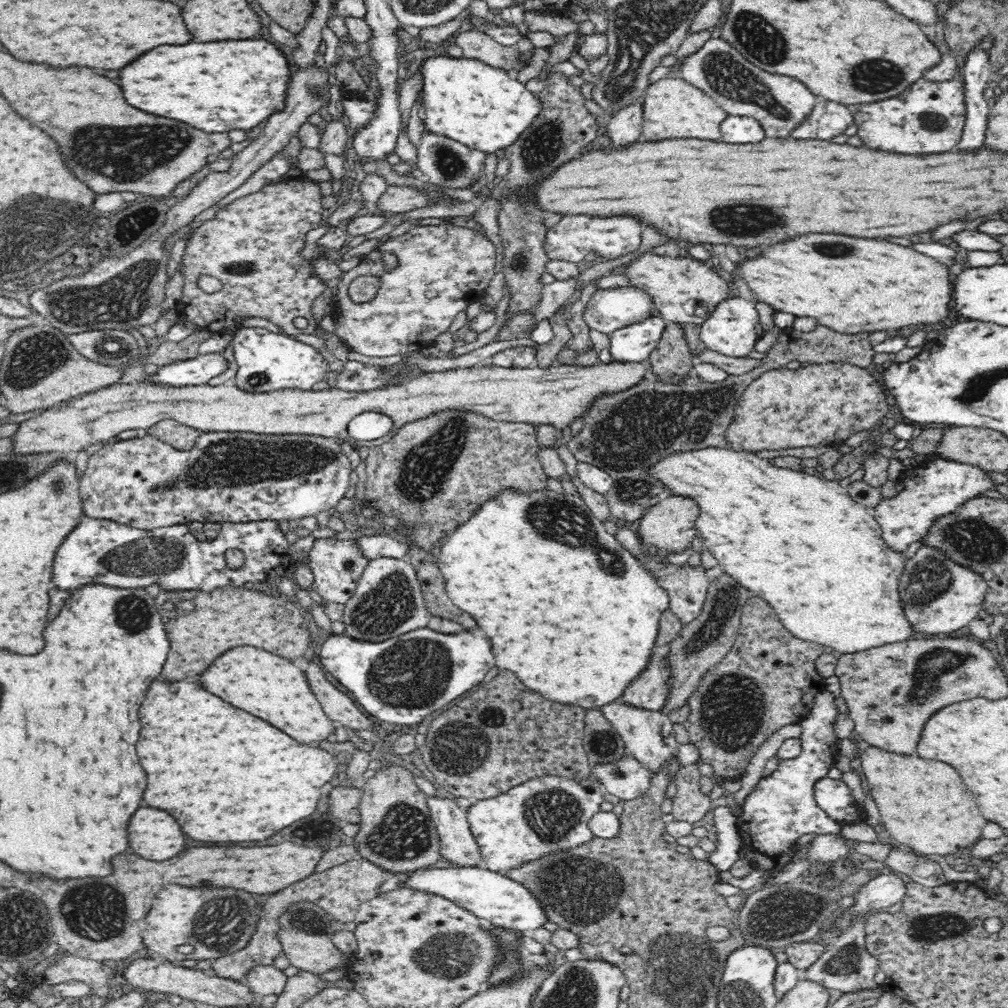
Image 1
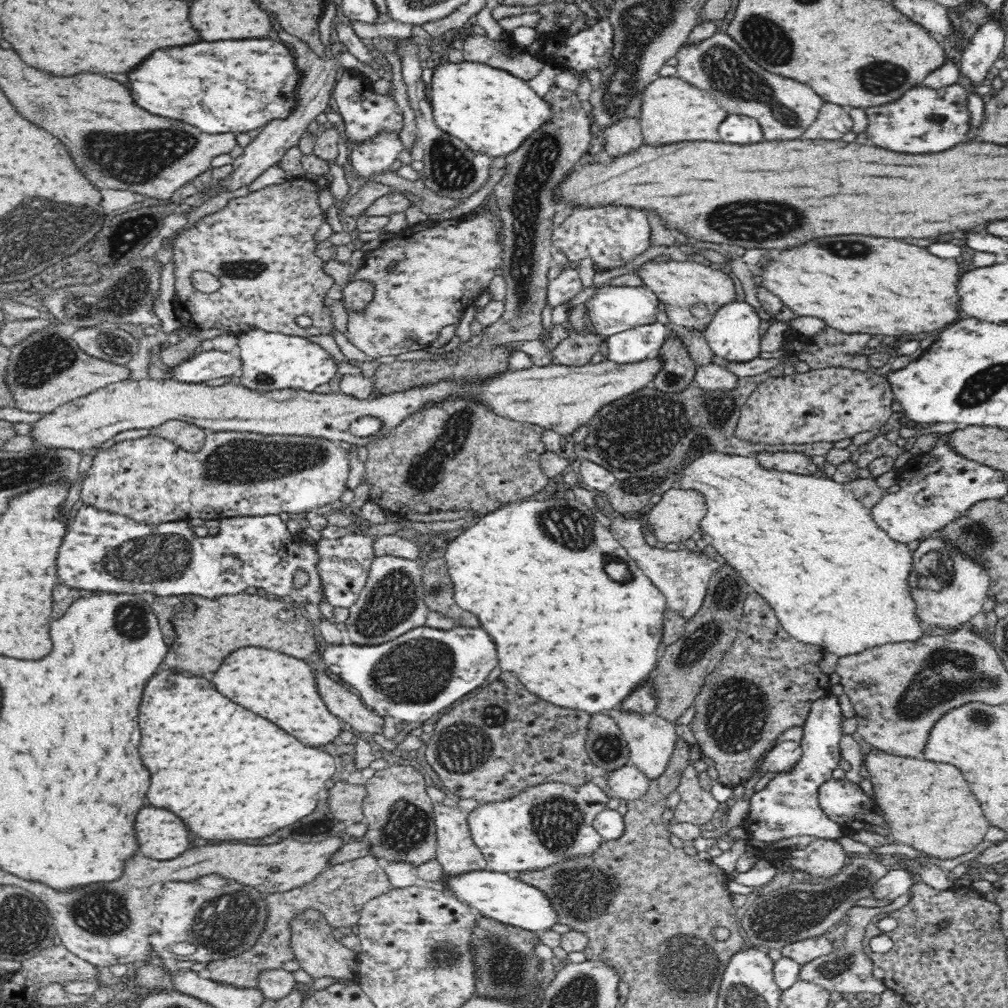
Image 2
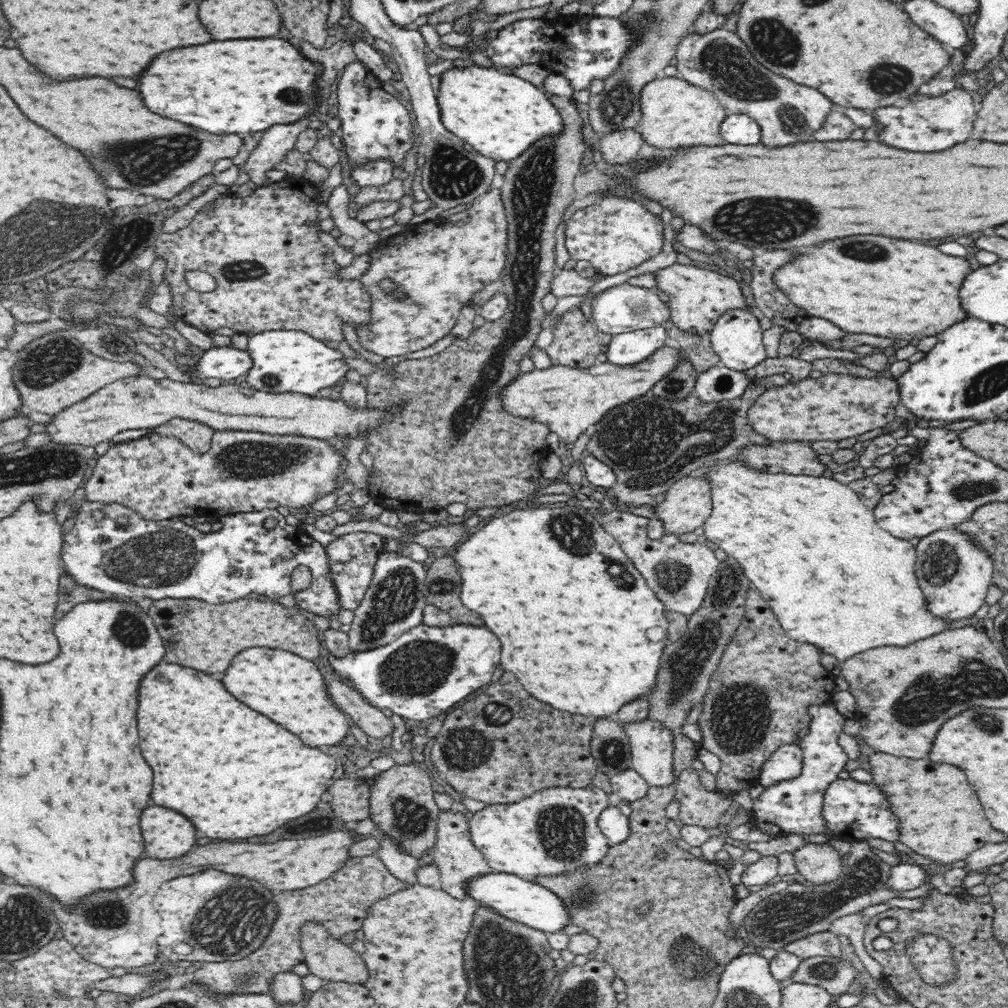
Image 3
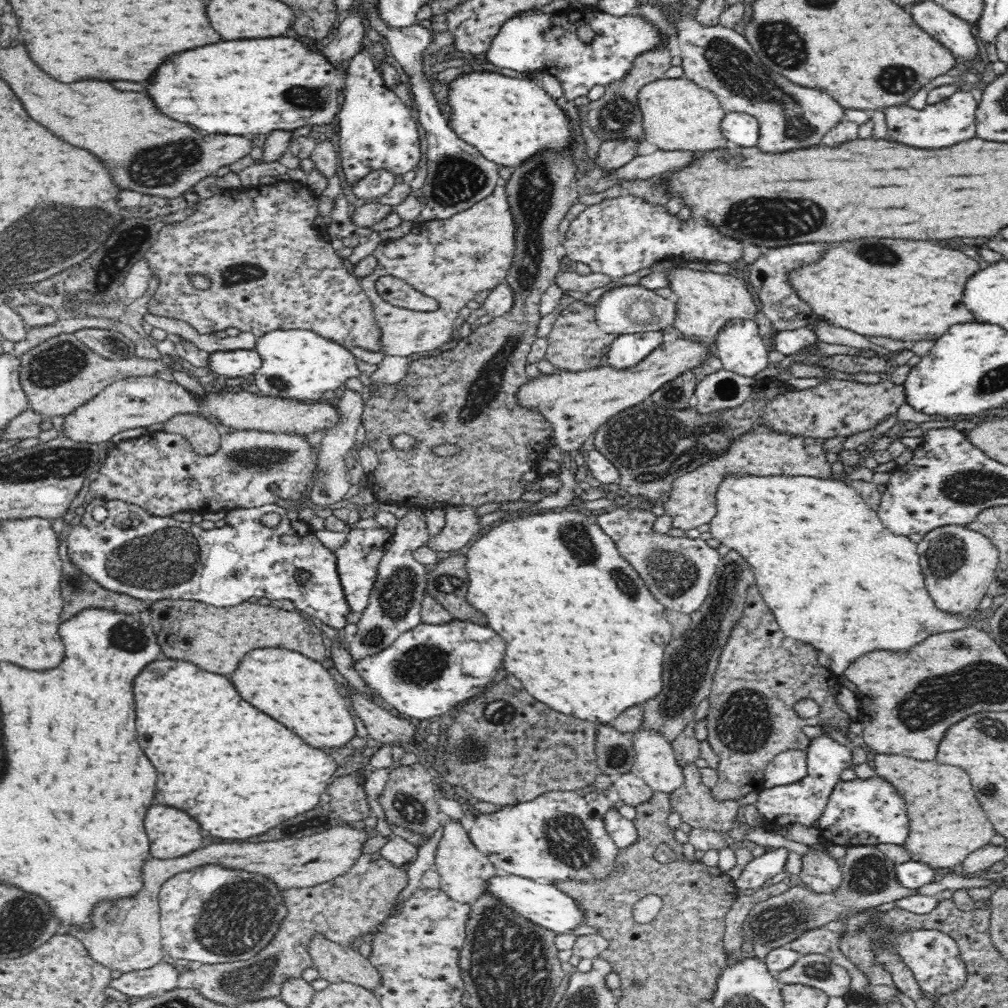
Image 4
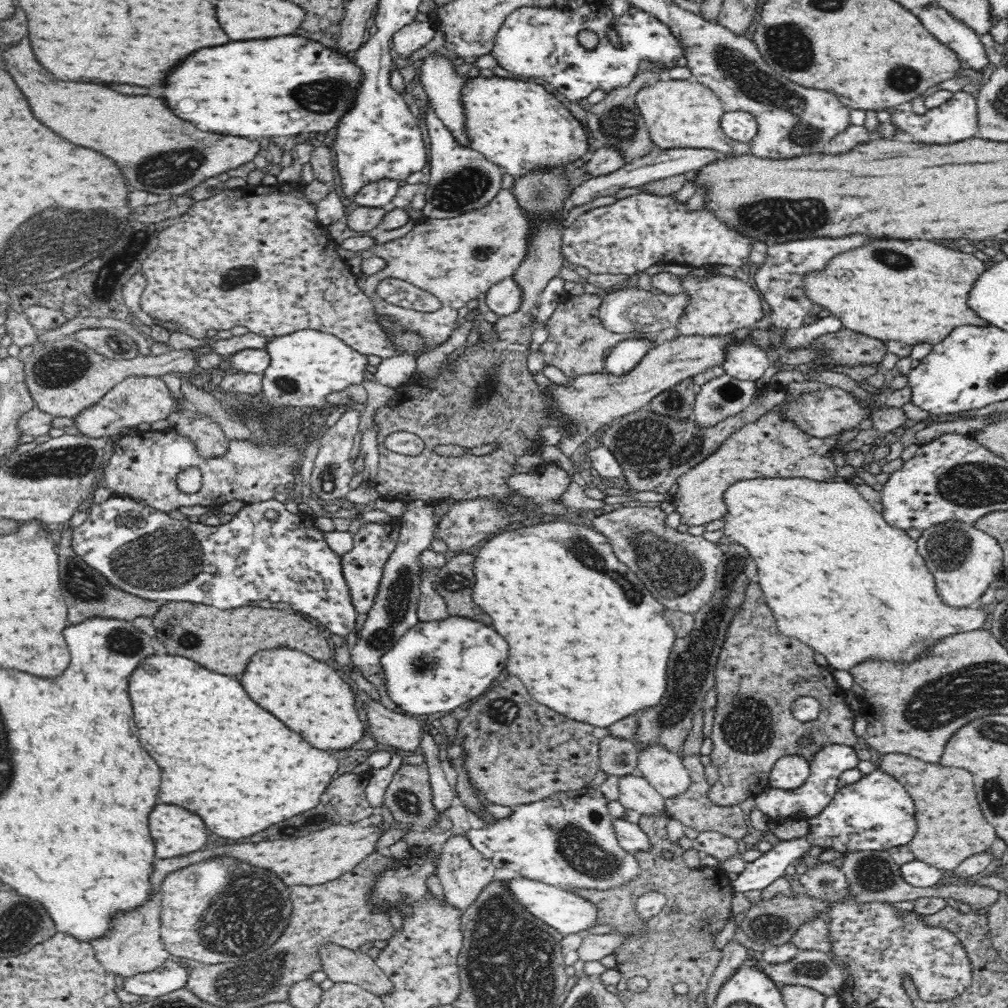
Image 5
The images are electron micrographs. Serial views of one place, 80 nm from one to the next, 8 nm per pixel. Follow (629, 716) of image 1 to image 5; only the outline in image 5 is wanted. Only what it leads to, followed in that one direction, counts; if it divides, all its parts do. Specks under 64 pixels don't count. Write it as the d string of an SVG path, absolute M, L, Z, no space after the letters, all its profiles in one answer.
M661 744L639 749L637 771L665 799L683 793L691 783L683 760Z

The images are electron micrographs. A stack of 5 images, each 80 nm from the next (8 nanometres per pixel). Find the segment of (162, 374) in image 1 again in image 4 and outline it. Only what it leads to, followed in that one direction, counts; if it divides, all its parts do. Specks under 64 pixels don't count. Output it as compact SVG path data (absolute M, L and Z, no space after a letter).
M255 349L216 351L210 353L207 366L215 376L236 378L254 374L262 359Z

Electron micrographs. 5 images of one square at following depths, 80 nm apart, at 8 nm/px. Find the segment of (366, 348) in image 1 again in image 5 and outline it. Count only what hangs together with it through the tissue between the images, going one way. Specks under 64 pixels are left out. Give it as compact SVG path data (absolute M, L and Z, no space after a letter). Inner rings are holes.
M501 188L499 191L498 195L492 198L492 202L480 210L472 210L472 212L466 212L451 219L422 217L416 221L412 230L405 236L383 244L376 244L372 248L371 254L383 258L388 266L366 278L366 281L360 285L364 294L371 298L375 312L381 316L387 316L387 320L389 320L387 332L415 332L421 336L423 348L436 348L452 336L452 331L459 320L458 310L460 308L470 300L482 296L497 282L513 277L518 266L522 264L522 259L526 256L526 247L529 247L527 244L535 226L533 226L533 220L529 218L530 214L520 211L510 190ZM384 278L398 278L426 290L436 296L442 306L434 312L418 312L390 304L377 293L377 284Z

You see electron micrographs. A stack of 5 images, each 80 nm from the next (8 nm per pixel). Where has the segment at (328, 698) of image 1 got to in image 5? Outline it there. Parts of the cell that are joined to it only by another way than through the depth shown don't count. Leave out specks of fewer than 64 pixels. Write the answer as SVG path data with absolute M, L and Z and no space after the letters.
M370 700L362 704L364 714L368 714L368 728L371 737L379 747L391 751L412 751L420 746L422 728L416 718L402 712L394 712L381 702Z

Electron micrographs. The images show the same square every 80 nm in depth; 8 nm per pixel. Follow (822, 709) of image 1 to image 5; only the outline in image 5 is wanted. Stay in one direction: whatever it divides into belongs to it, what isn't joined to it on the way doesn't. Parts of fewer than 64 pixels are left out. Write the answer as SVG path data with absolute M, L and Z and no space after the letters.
M826 744L812 756L812 760L809 762L809 776L802 786L792 790L770 787L755 798L756 806L758 810L767 814L773 823L780 823L790 818L808 820L808 818L820 814L830 804L839 789L839 776L844 771L856 768L859 762L856 747L844 744Z

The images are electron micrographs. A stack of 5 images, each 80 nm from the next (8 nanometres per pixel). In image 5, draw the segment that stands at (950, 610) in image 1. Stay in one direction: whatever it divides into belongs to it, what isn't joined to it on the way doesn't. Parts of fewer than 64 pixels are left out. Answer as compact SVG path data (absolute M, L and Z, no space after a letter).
M948 520L926 528L917 539L920 556L934 577L936 592L944 604L954 608L975 607L994 580L1000 578L1002 547L974 523Z

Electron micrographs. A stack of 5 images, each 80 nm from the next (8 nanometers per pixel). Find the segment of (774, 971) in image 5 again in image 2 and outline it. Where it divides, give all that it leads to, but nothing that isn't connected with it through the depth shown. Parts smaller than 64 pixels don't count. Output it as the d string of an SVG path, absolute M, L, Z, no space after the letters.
M910 892L899 896L891 904L884 907L864 907L854 906L848 910L848 922L846 934L840 948L834 949L830 954L818 956L806 964L802 964L799 972L798 980L805 980L814 984L818 984L829 990L830 992L840 992L840 995L845 993L856 994L858 992L871 992L872 994L880 994L887 989L887 986L880 979L876 979L872 975L872 968L876 965L868 955L864 952L862 940L864 940L864 932L866 926L874 916L880 913L894 913L899 911L903 906L910 901Z

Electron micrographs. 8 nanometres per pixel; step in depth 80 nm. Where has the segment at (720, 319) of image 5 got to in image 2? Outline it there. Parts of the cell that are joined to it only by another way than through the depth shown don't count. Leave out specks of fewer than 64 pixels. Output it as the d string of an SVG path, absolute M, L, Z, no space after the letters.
M648 261L635 273L646 288L654 291L670 323L703 331L725 305L736 301L736 288L727 269L714 270L695 261Z

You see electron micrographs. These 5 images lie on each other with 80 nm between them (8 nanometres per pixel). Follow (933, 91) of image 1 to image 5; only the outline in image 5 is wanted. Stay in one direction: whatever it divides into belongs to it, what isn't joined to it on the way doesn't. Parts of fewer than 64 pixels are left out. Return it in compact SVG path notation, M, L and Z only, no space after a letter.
M956 91L952 96L936 108L929 108L924 114L902 111L895 108L891 111L891 123L895 128L910 136L912 142L922 144L950 144L966 138L974 138L978 134L977 101L971 93Z

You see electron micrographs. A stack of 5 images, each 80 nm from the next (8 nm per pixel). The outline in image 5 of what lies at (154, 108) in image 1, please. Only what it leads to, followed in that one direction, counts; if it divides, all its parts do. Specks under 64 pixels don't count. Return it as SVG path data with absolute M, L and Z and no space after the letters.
M276 36L276 38L266 38L266 40L244 40L244 42L230 42L224 46L214 46L214 48L200 48L198 52L186 56L186 60L178 62L170 74L166 76L166 84L164 84L164 94L162 98L166 100L168 108L182 120L192 122L194 126L198 126L200 130L214 130L218 134L228 134L228 136L292 136L292 134L300 134L300 132L310 132L311 136L320 133L326 133L331 128L337 126L338 121L346 114L346 111L353 105L355 100L355 92L357 91L359 82L361 81L361 68L350 61L347 56L338 54L334 48L322 46L321 43L300 38L300 36Z

